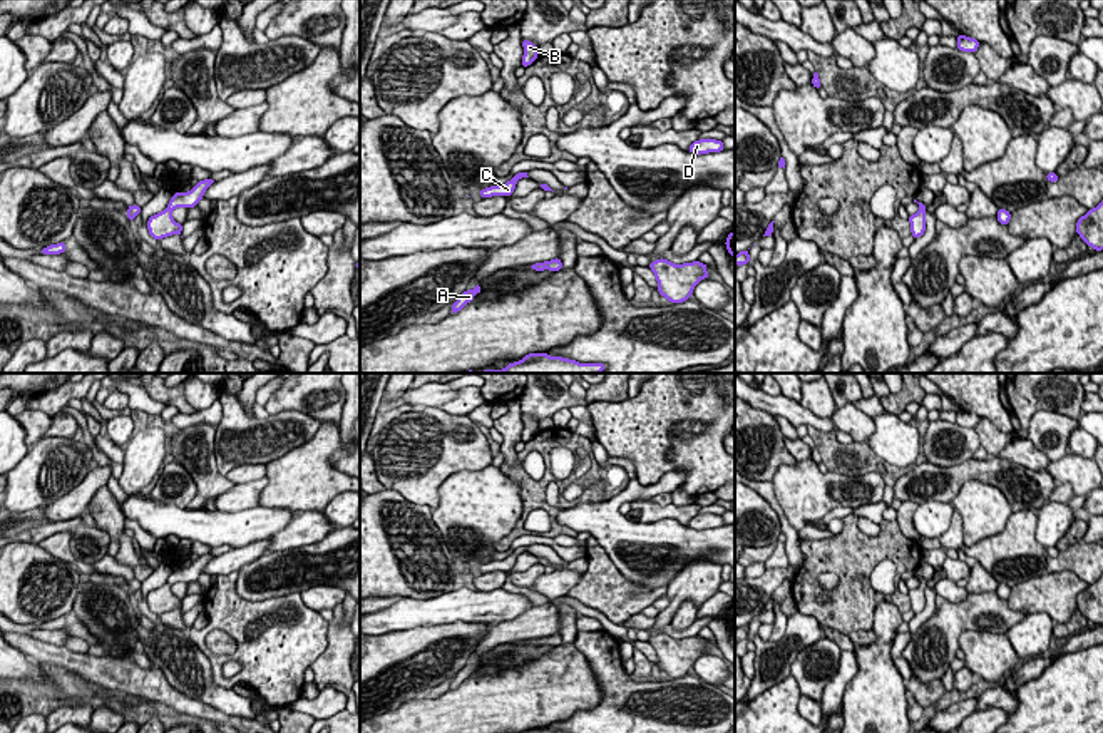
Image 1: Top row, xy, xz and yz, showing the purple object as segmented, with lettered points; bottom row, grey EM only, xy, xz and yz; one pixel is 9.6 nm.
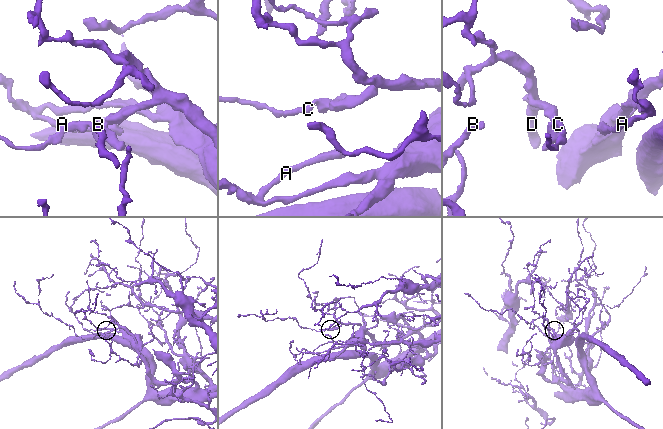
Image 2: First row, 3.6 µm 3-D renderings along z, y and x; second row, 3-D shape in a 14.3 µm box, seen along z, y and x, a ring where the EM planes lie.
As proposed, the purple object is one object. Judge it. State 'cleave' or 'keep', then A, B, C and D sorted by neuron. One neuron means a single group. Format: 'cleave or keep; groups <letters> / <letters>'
keep; groups A B C D

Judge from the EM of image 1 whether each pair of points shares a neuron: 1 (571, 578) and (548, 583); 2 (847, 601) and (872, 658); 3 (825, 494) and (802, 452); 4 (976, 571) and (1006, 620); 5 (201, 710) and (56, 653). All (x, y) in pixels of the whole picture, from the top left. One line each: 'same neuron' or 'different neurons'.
1: same neuron
2: different neurons
3: different neurons
4: different neurons
5: same neuron

